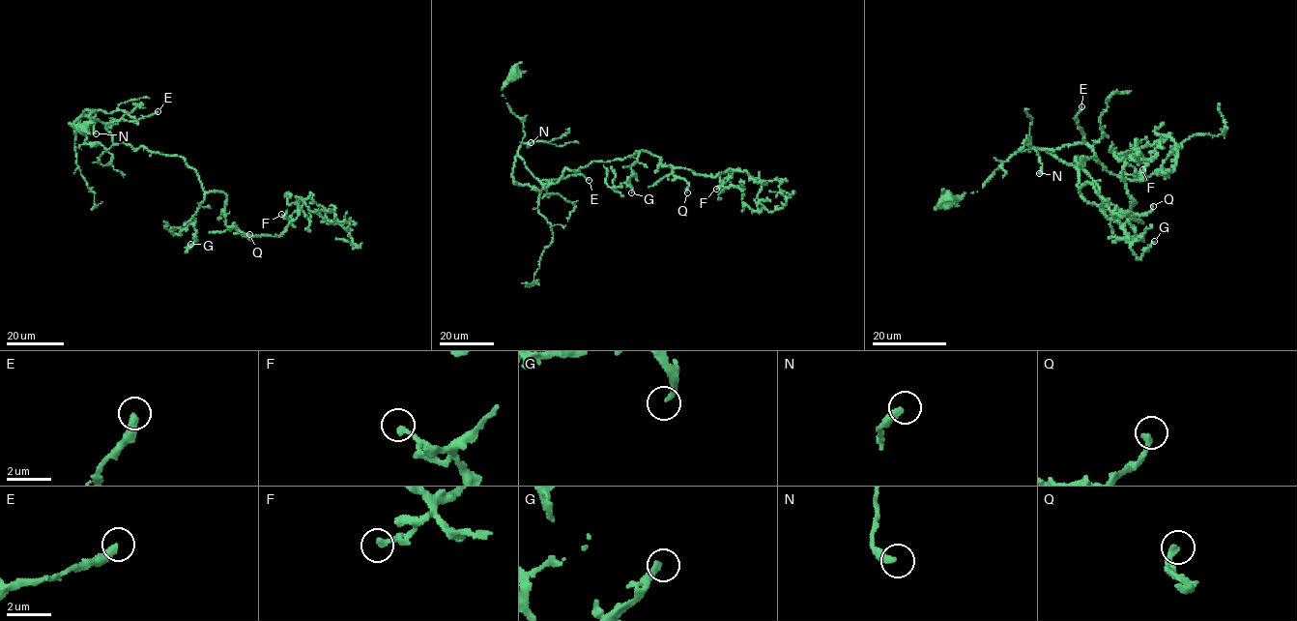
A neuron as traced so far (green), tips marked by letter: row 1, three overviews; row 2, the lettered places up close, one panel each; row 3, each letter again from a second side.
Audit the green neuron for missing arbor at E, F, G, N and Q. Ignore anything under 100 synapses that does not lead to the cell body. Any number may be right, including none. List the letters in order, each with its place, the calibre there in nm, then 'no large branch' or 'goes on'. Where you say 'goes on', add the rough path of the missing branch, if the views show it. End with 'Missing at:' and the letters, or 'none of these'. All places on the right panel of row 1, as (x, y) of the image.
E: place (1081, 106); calibre 380 nm; no large branch
F: place (1142, 169); calibre 240 nm; no large branch
G: place (1154, 241); calibre 240 nm; goes on; course (1154, 241), (1159, 239), (1161, 226), (1137, 201), (1137, 193), (1142, 193), (1134, 190)
N: place (1039, 173); calibre 360 nm; no large branch
Q: place (1153, 206); calibre 280 nm; goes on; course (1153, 206), (1153, 194), (1157, 201), (1157, 197), (1150, 192), (1149, 159), (1134, 164), (1126, 162)
Missing at: G, Q

